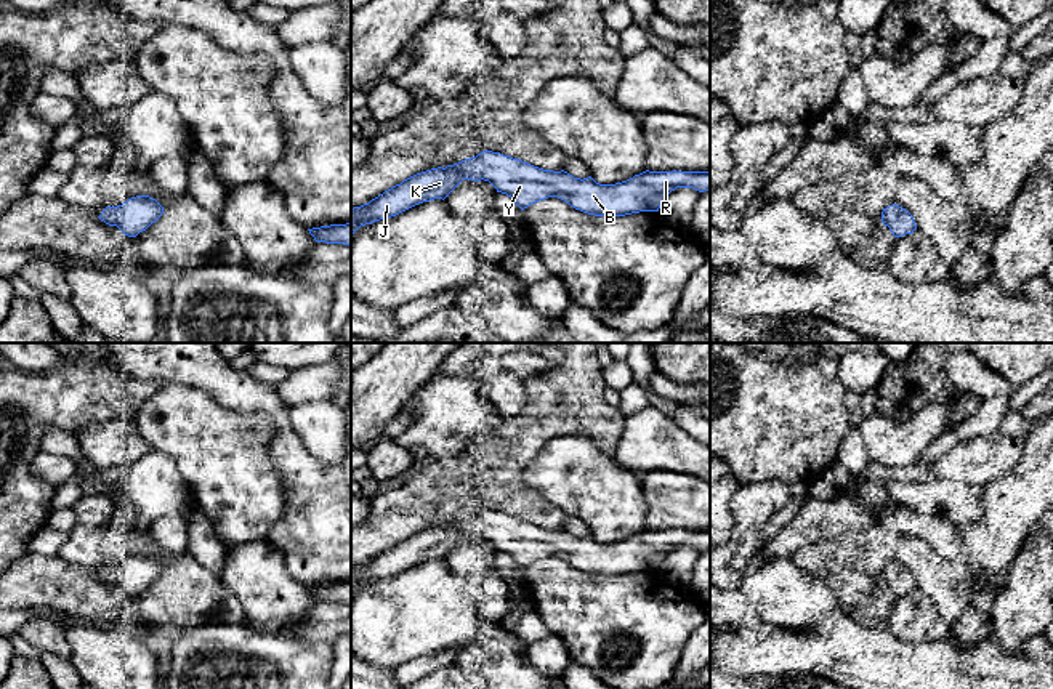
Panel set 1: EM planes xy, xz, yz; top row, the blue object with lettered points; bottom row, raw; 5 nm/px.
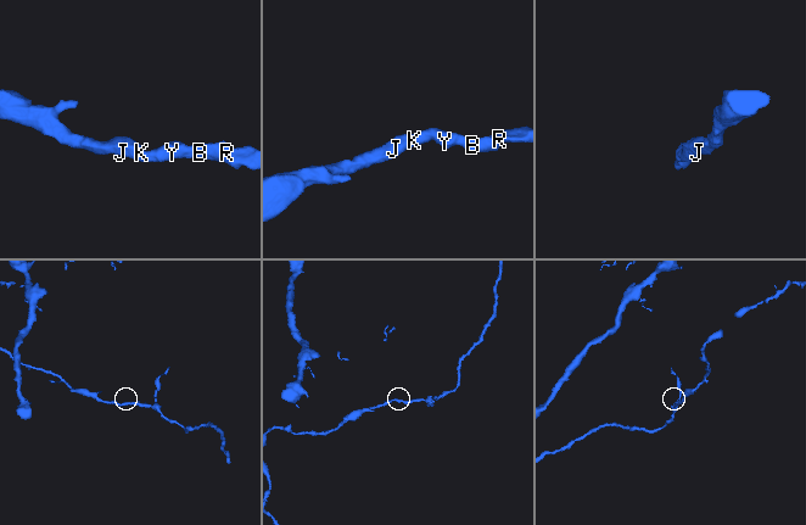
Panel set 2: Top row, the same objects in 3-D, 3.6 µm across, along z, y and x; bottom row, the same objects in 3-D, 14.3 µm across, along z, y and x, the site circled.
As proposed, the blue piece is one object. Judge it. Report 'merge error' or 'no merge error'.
no merge error

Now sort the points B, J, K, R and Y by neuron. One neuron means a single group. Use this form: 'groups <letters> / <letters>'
groups B J K R Y

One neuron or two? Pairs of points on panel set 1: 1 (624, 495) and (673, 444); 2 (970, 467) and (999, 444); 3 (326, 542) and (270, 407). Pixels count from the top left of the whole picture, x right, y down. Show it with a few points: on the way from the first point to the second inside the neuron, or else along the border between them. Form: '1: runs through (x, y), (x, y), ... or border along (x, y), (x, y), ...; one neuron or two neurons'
1: border along (613, 460), (640, 476); two neurons
2: runs through (976, 462), (992, 451); one neuron
3: runs through (326, 508), (290, 459), (286, 441); one neuron

